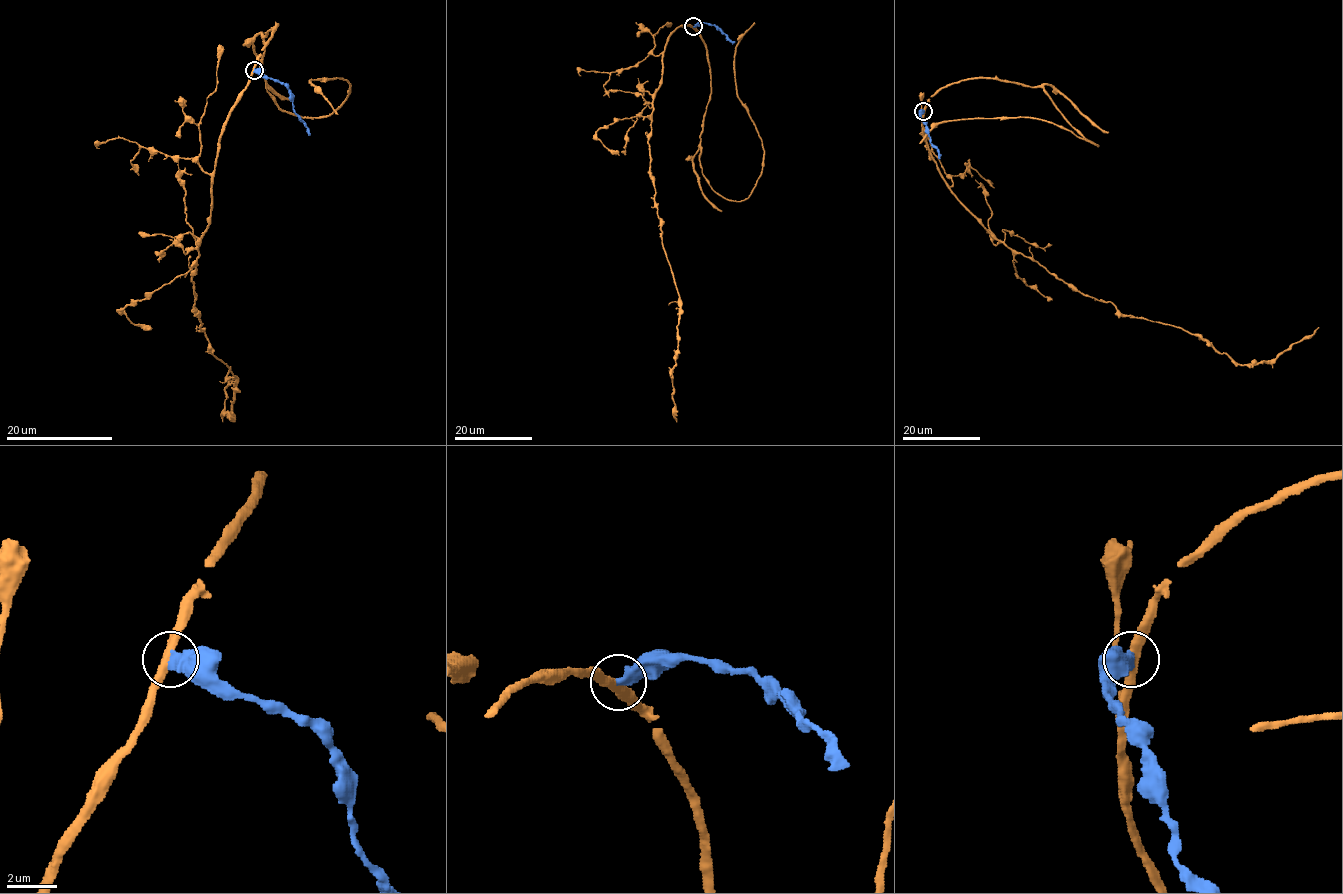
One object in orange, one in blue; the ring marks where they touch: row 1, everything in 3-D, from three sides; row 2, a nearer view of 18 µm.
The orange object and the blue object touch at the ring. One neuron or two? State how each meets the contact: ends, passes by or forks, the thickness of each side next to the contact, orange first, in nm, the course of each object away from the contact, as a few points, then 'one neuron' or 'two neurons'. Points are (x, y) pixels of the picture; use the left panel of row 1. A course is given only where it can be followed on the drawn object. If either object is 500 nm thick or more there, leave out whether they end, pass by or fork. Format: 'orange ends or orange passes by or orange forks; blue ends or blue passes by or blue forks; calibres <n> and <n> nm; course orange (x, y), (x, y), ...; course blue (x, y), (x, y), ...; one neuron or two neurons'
calibres 360 and 550 nm; course orange (254, 70), (220, 138), (211, 223), (192, 275), (208, 349), (234, 375), (231, 418), (224, 411), (231, 366); course blue (254, 70), (278, 79), (288, 90), (294, 113), (304, 123), (310, 135); two neurons

